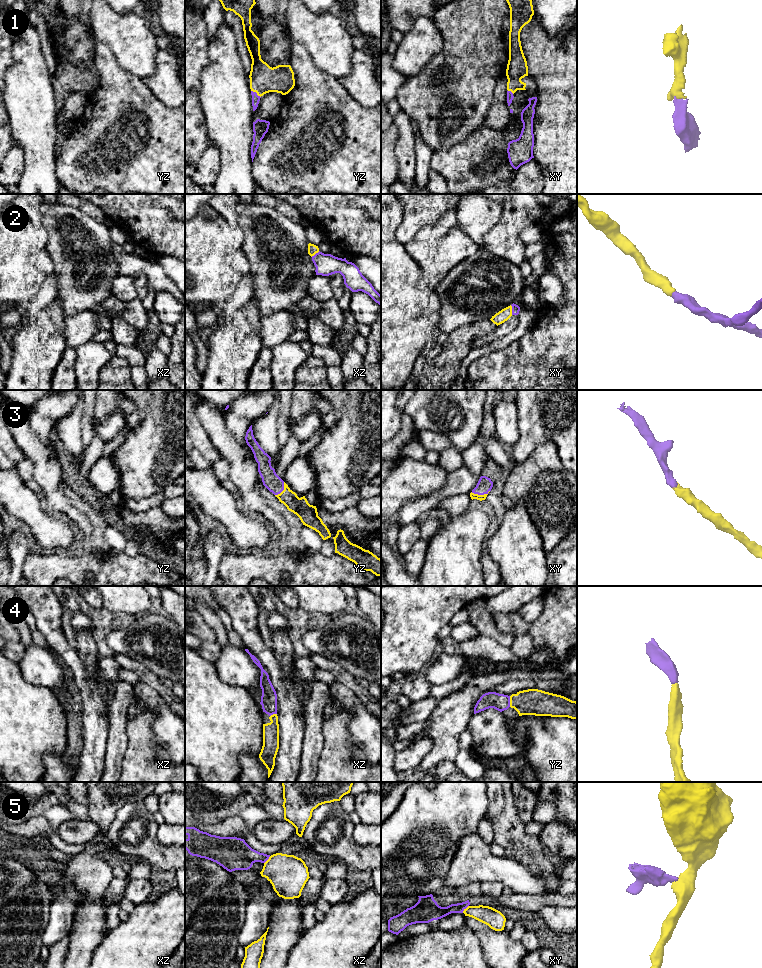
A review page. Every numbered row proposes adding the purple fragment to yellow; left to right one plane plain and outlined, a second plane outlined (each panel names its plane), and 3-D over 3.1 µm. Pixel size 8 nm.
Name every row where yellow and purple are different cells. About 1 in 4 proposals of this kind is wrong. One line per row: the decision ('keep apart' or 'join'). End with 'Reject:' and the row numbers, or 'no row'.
1: join
2: join
3: join
4: join
5: keep apart
Reject: 5

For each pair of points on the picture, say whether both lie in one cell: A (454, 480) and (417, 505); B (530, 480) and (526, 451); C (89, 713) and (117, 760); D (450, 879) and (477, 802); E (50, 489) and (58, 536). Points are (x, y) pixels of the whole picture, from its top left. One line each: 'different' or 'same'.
A: same
B: different
C: different
D: different
E: different

